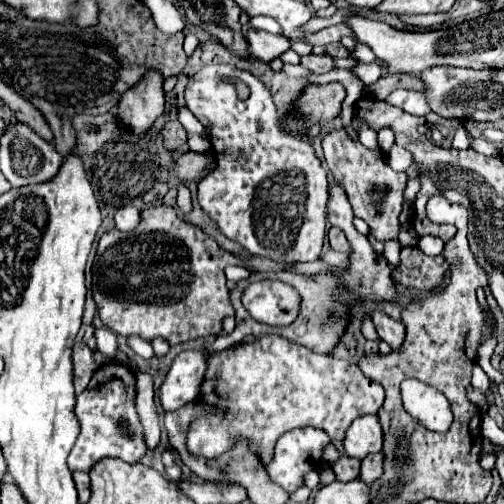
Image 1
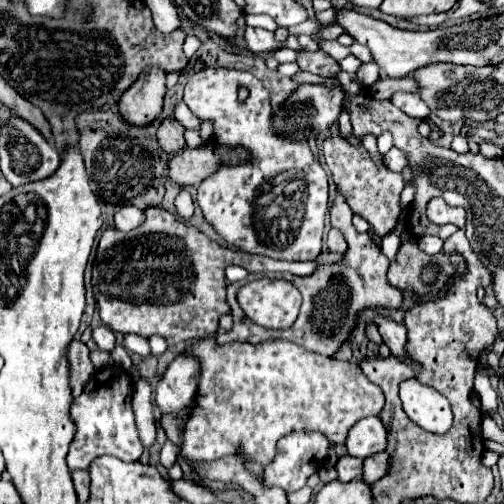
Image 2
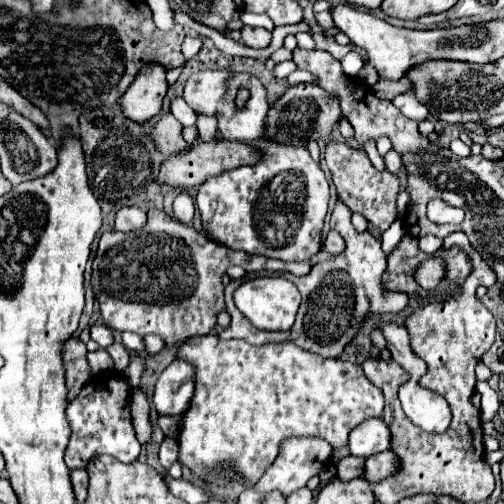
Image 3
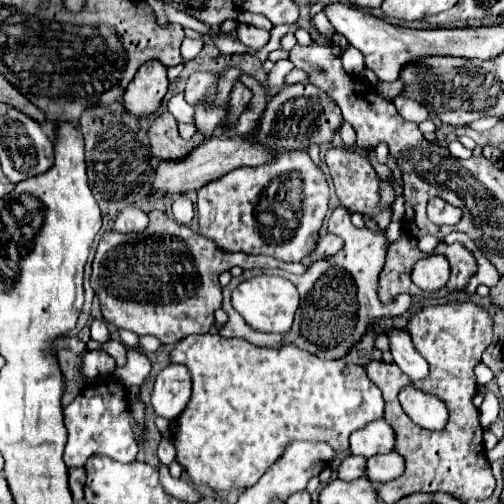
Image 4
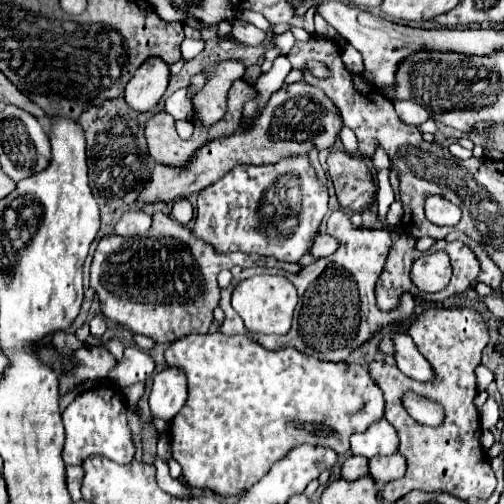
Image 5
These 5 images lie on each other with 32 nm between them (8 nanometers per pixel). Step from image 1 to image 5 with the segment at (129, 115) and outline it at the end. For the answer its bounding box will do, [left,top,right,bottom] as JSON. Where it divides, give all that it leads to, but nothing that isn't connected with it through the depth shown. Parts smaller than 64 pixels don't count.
[124,58,168,112]

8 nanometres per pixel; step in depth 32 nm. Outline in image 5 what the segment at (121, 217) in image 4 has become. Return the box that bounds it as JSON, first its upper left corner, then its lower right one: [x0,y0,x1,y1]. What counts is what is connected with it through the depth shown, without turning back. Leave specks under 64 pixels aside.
[116,210,152,236]

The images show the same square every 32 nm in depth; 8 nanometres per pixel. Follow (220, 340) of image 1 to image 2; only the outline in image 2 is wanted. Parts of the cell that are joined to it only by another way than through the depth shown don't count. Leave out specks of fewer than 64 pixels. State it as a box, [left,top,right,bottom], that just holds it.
[216,190,402,356]

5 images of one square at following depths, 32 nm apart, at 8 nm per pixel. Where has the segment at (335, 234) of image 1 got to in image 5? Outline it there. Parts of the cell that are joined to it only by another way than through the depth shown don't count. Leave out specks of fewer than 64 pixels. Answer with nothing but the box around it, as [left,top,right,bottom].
[310,234,338,258]

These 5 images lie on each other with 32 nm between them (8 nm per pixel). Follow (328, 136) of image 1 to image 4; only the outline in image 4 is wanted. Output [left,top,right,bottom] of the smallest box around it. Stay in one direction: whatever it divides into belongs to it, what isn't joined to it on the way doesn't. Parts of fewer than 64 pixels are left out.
[326,146,392,230]

